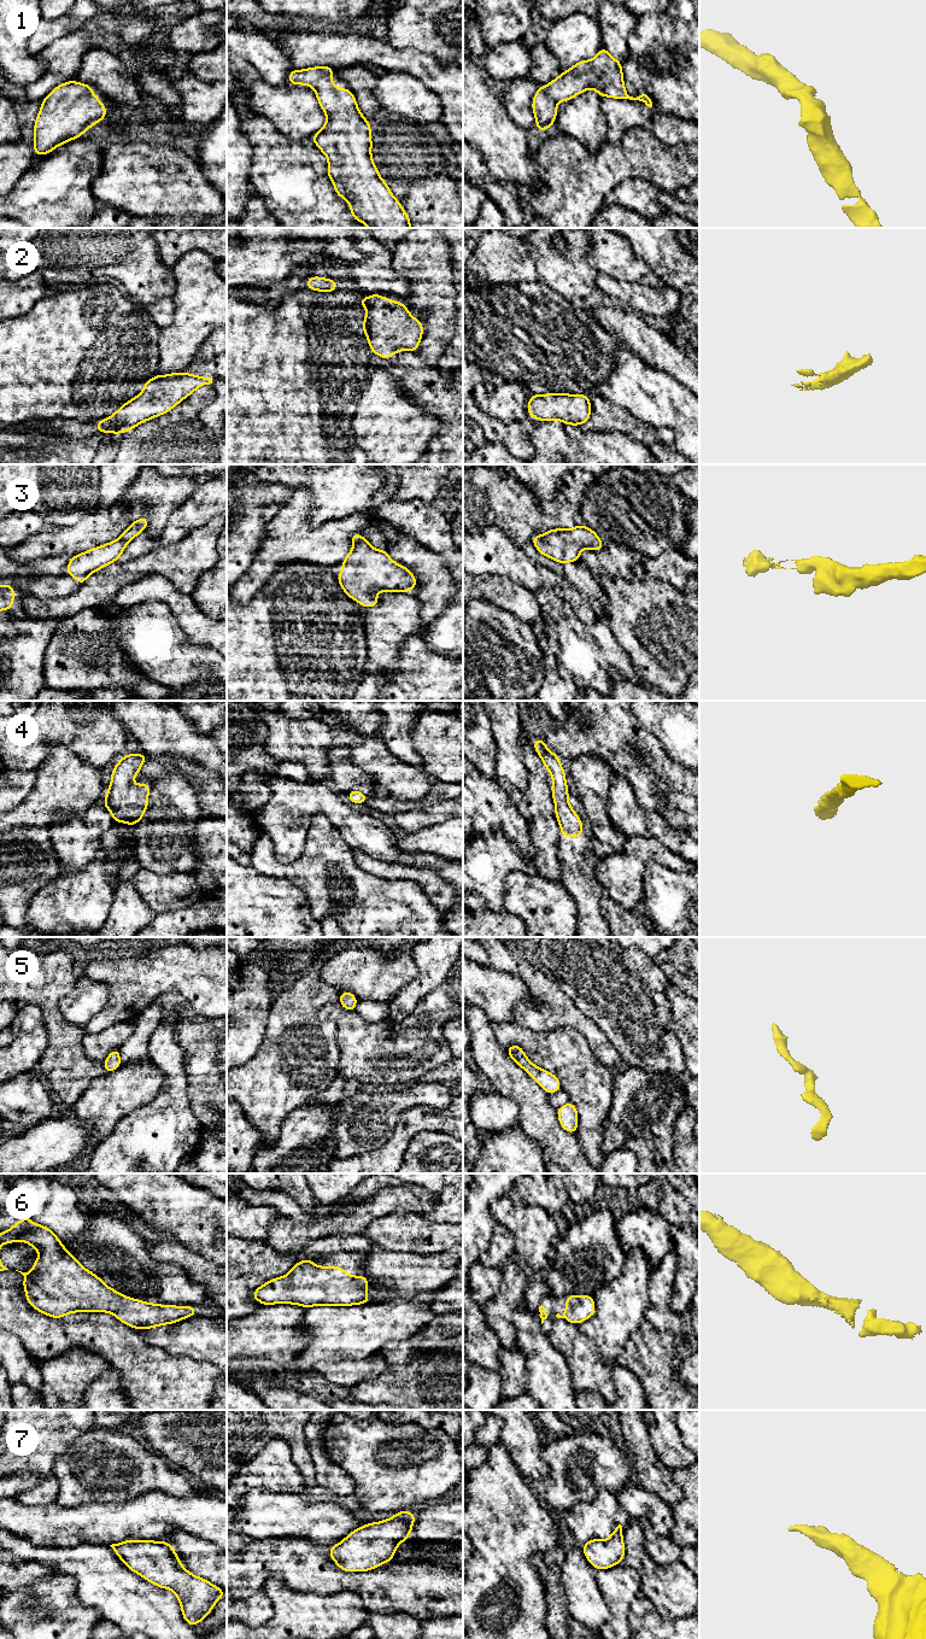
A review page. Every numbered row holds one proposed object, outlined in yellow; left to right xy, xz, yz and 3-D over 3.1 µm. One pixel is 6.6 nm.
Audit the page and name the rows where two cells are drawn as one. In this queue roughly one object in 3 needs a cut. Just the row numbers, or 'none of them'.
none of them

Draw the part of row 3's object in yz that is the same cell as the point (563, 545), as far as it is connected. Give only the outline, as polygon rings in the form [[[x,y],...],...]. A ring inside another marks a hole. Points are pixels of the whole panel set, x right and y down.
[[[578,525],[572,529],[547,529],[543,535],[533,535],[531,542],[540,555],[561,564],[578,562],[584,548],[599,551],[604,546],[597,533],[584,525]]]

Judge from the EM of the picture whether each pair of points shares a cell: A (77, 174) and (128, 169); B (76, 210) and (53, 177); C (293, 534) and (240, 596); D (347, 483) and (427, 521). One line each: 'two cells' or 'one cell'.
A: two cells
B: one cell
C: one cell
D: one cell

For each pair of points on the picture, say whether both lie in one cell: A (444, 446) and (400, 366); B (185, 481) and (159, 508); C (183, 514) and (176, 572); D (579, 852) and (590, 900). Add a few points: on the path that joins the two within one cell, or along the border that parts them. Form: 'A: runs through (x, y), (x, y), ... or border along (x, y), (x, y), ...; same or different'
A: runs through (447, 426), (447, 413), (421, 386); same
B: runs through (179, 487), (164, 502); same
C: border along (204, 525), (169, 545), (156, 545); different
D: runs through (579, 864), (579, 881), (582, 888); same

